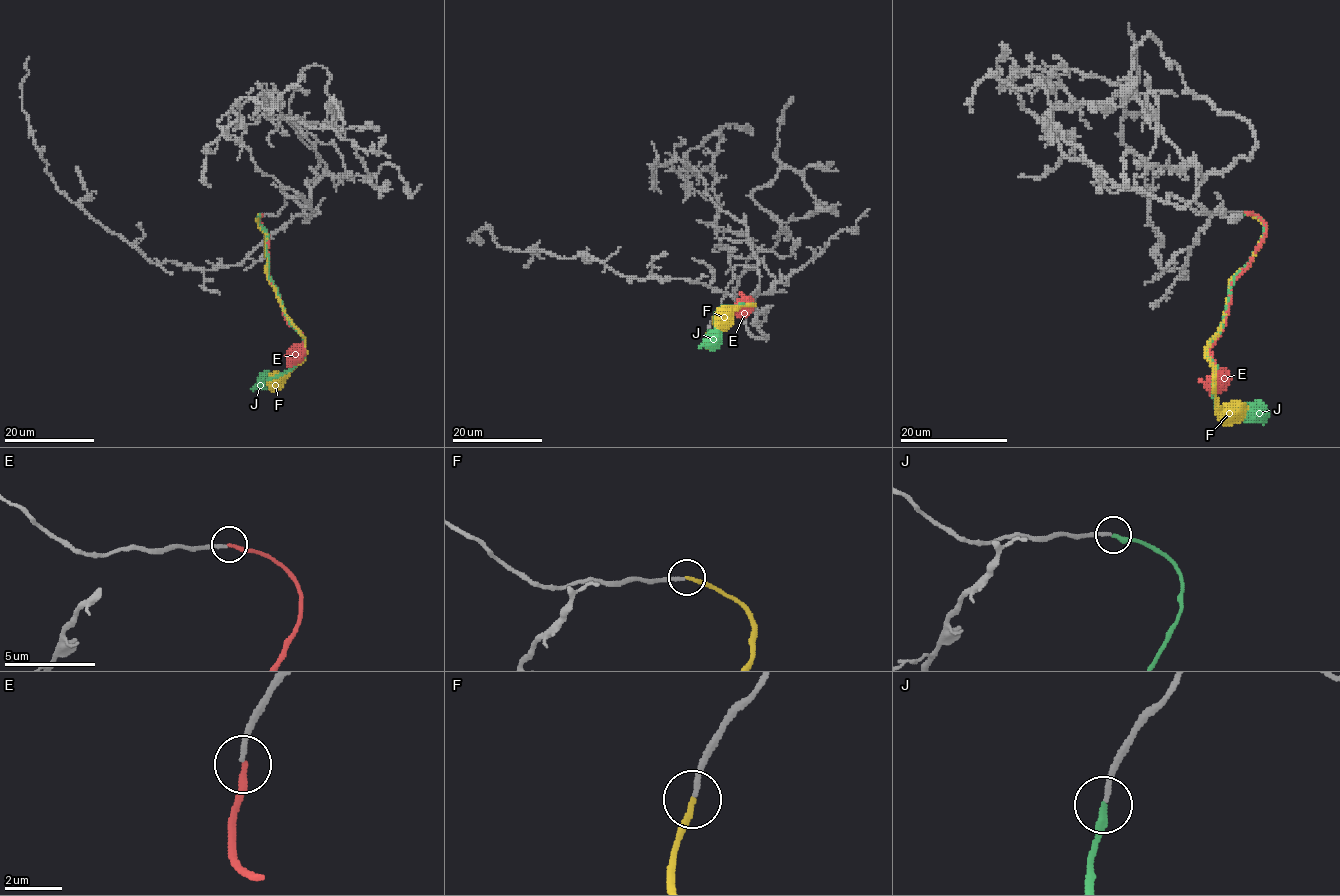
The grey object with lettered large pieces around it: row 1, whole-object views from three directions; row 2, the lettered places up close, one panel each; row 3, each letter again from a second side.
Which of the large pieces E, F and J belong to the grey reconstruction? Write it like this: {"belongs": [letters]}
{"belongs": ["J"]}

